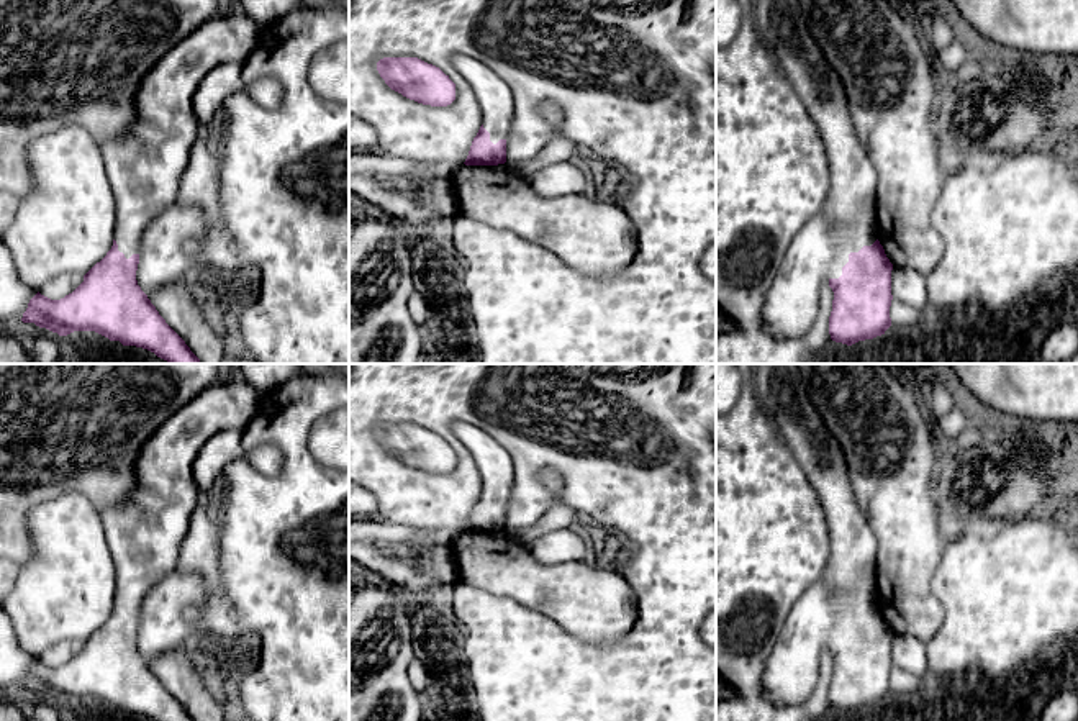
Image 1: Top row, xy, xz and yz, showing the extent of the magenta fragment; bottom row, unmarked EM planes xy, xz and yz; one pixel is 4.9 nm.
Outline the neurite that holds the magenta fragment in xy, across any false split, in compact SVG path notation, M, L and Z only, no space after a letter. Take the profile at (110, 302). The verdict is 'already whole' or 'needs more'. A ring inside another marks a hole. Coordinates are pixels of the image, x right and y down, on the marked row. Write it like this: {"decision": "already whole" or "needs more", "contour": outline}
{"decision": "needs more", "contour": "M228 7L182 39L144 75L134 95L131 128L121 138L98 146L116 198L113 246L72 293L51 300L38 292L23 313L23 323L34 323L59 336L95 331L123 346L147 349L169 364L202 364L138 285L141 239L146 228L179 198L179 184L200 134L192 100L202 79L221 64L244 64L259 43L260 29L247 13Z"}

